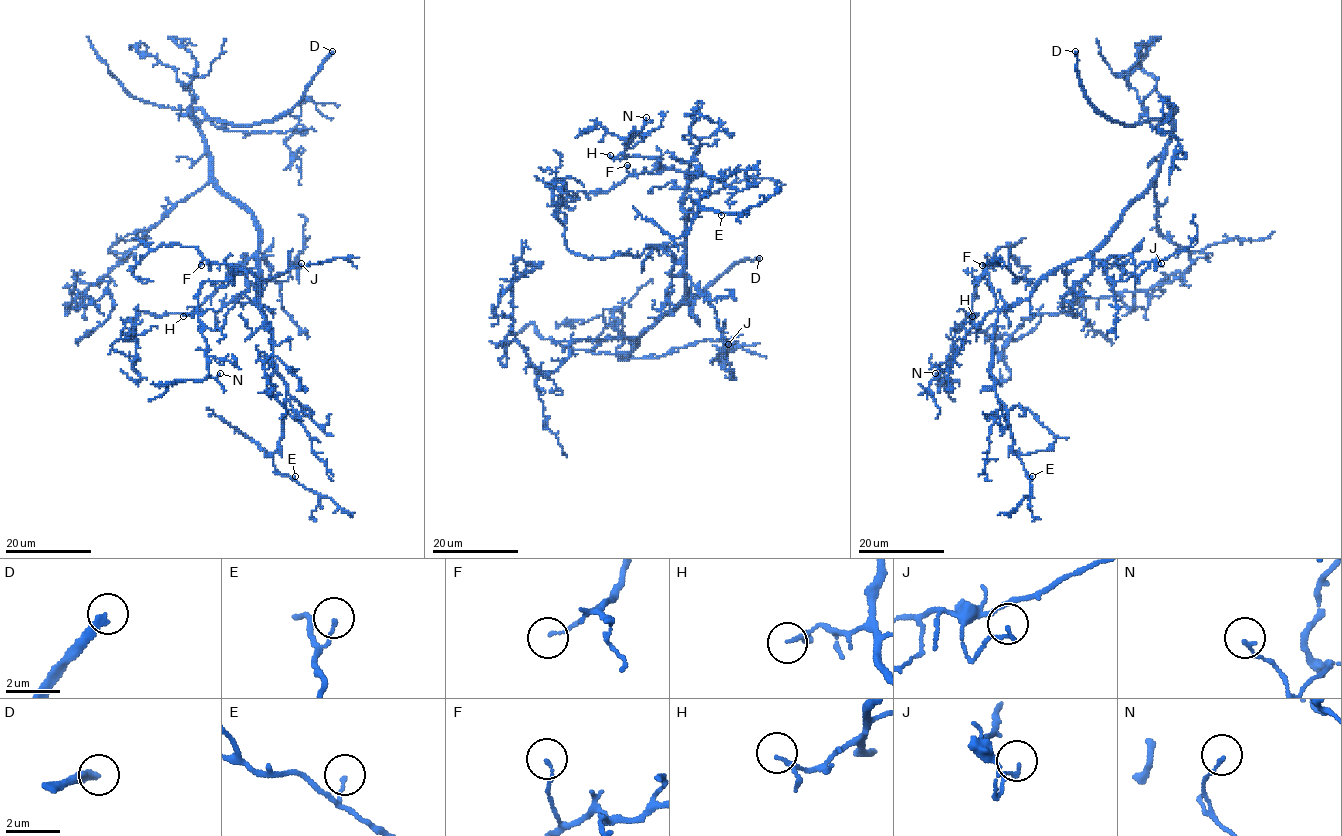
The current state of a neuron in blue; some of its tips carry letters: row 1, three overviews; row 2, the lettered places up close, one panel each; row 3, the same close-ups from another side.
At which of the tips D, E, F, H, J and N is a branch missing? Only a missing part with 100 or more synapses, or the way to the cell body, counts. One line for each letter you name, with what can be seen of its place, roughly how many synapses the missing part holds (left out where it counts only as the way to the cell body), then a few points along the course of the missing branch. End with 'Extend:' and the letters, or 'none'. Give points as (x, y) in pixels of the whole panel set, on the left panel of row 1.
D: Place: (332, 51). Roughly 500 synapses
Extend: D

